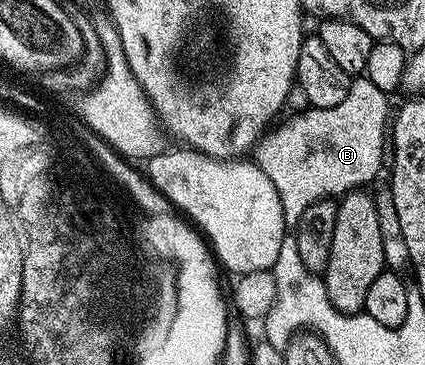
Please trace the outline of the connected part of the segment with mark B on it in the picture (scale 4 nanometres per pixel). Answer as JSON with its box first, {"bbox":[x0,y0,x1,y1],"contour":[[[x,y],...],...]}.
{"bbox":[259,77,392,228],"contour":[[[365,77],[353,80],[348,89],[348,97],[344,97],[342,105],[332,105],[328,109],[310,107],[303,115],[290,119],[288,128],[294,131],[290,135],[284,129],[278,132],[262,149],[259,166],[267,177],[276,185],[276,193],[280,193],[280,205],[284,209],[284,221],[287,228],[297,228],[309,215],[311,208],[319,206],[323,201],[341,197],[348,191],[365,188],[382,171],[382,162],[388,159],[388,124],[392,119],[392,107],[387,92],[376,89],[372,81]]]}

